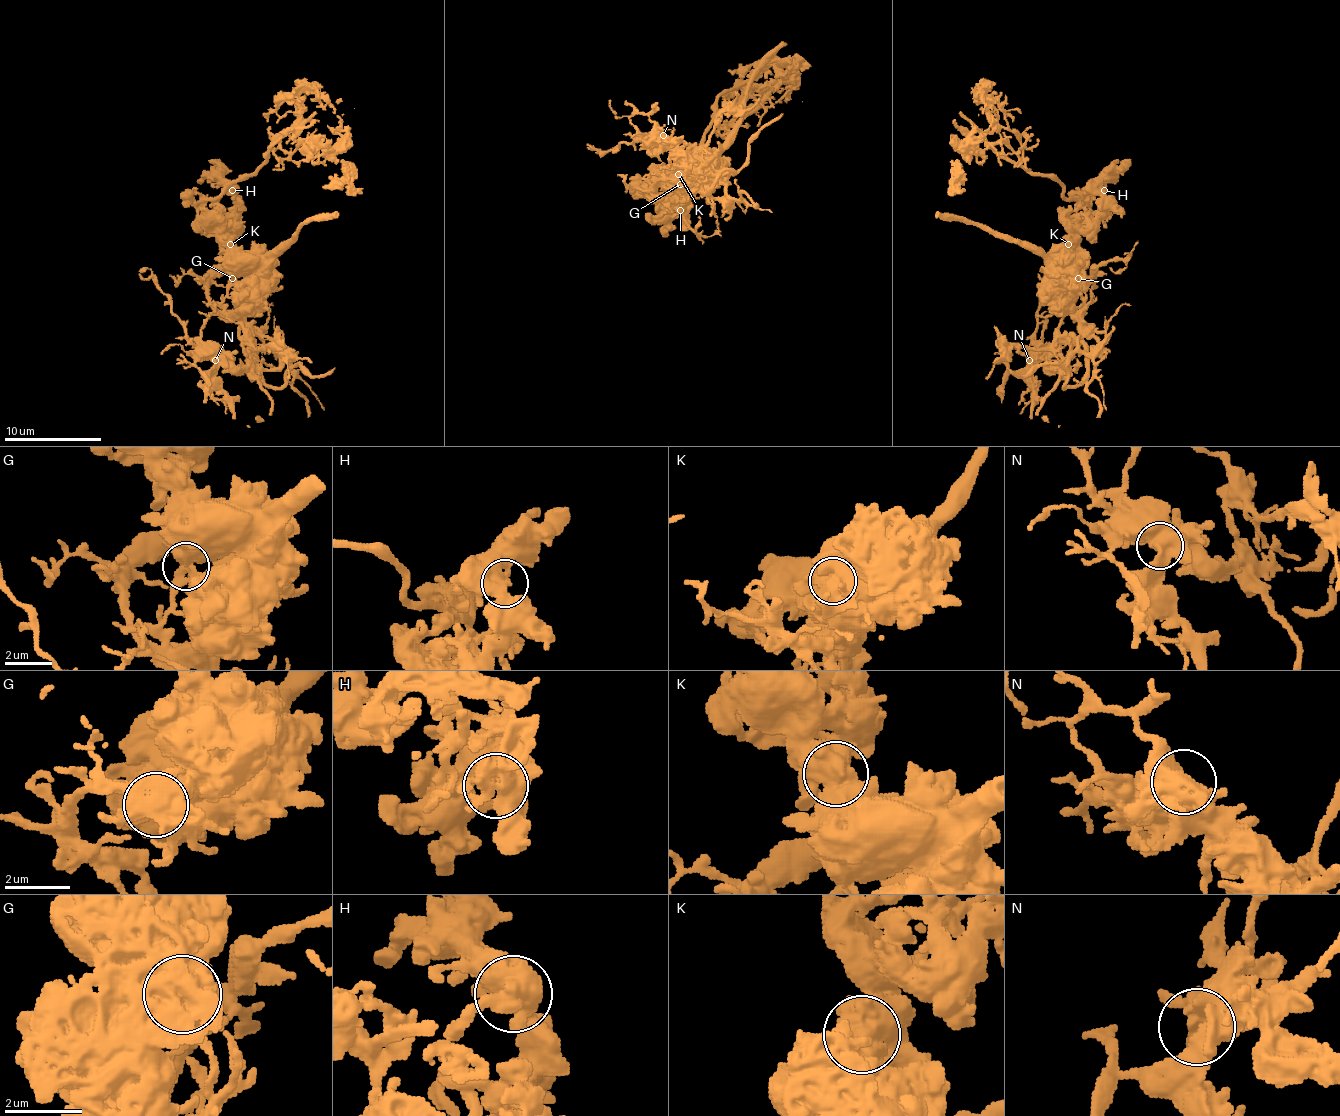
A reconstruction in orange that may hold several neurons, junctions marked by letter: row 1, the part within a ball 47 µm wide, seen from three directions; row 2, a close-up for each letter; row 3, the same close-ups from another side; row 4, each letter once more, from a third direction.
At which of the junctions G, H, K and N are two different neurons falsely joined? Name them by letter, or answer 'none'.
G, K

